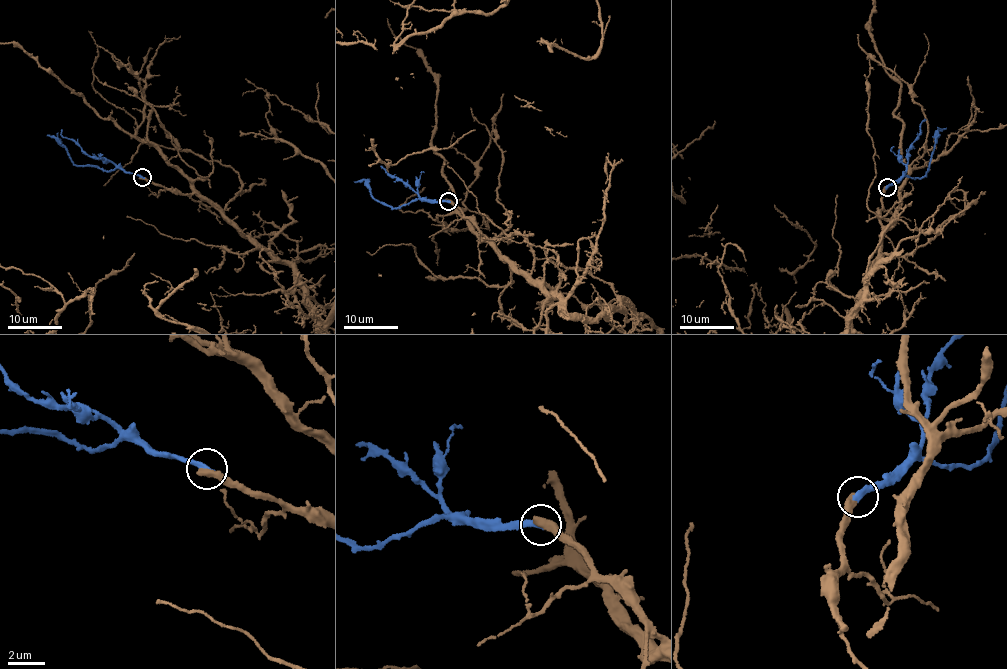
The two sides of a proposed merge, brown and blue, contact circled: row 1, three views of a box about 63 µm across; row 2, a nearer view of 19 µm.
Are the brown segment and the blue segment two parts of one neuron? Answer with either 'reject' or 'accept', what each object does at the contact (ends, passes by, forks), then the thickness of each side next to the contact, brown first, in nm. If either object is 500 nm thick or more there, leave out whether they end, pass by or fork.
accept; brown ends; blue ends; calibres 480 and 360 nm

